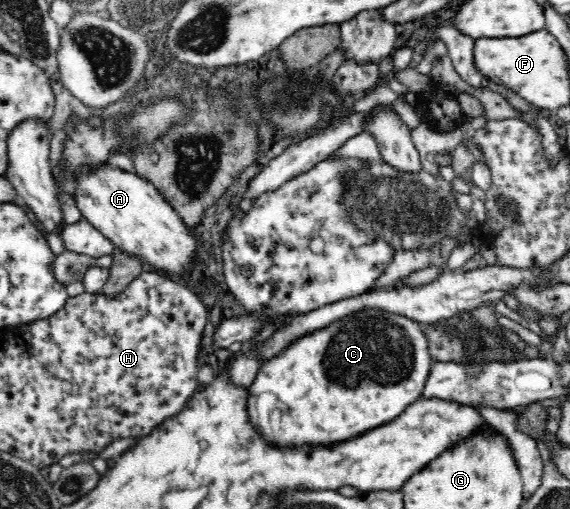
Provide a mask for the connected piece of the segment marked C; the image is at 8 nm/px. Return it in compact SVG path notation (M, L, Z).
M364 309L350 317L330 323L330 327L310 332L289 343L278 355L266 360L249 389L247 399L250 422L272 445L316 443L328 445L350 441L354 435L396 419L404 409L423 395L433 363L428 338L420 322L402 315Z

